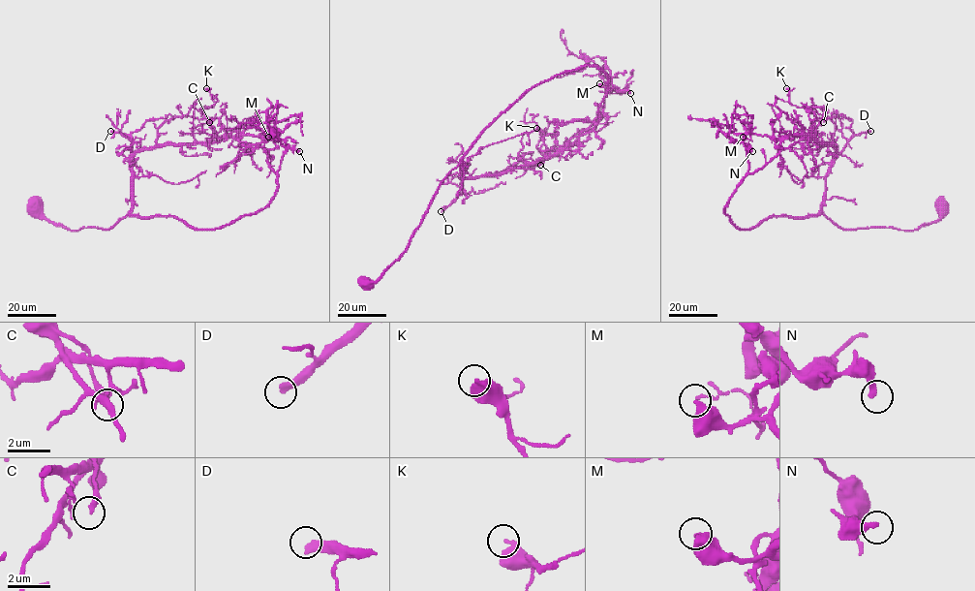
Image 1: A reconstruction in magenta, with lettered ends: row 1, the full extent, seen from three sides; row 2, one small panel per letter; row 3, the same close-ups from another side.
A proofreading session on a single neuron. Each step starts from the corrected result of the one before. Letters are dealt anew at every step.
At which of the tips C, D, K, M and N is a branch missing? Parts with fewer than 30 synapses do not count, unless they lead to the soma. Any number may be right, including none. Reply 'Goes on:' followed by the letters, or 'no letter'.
Goes on: D

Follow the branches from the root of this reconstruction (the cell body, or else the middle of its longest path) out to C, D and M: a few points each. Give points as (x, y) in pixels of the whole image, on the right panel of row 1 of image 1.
C: (941, 207), (937, 221), (913, 231), (838, 227), (822, 211), (836, 155), (815, 138), (823, 122)
D: (941, 207), (937, 221), (913, 231), (844, 230), (823, 213), (828, 169), (854, 135), (870, 131)
M: (941, 207), (937, 221), (913, 231), (842, 229), (822, 211), (833, 144), (805, 135), (743, 137)

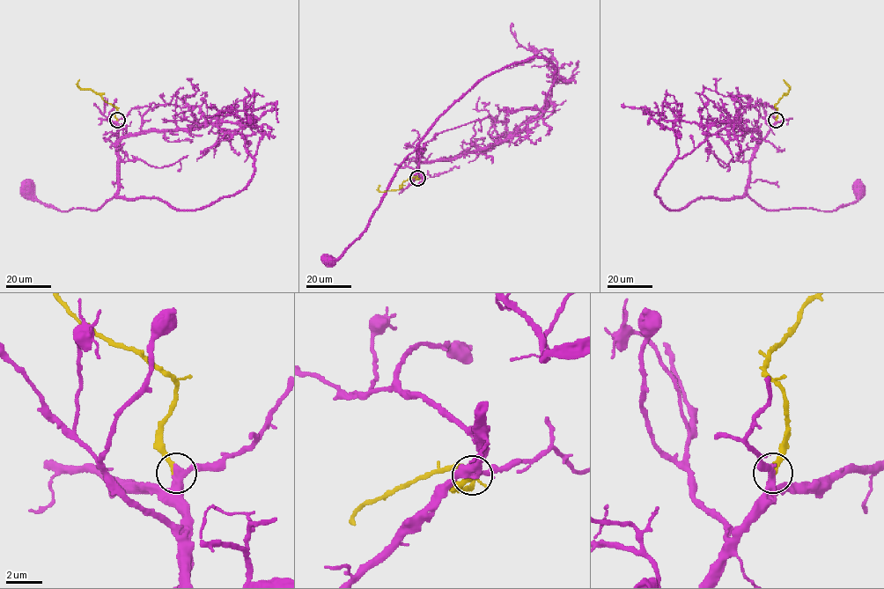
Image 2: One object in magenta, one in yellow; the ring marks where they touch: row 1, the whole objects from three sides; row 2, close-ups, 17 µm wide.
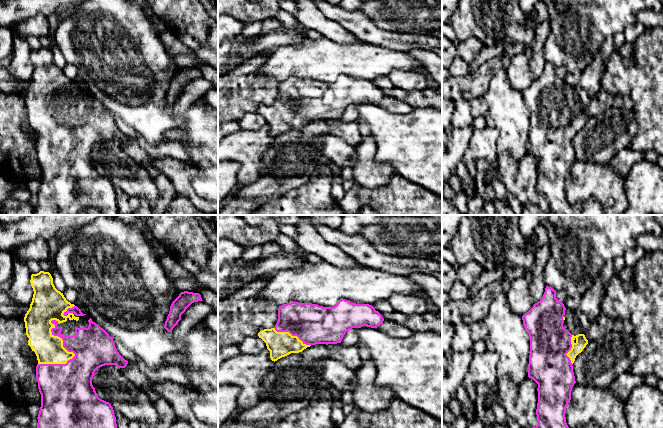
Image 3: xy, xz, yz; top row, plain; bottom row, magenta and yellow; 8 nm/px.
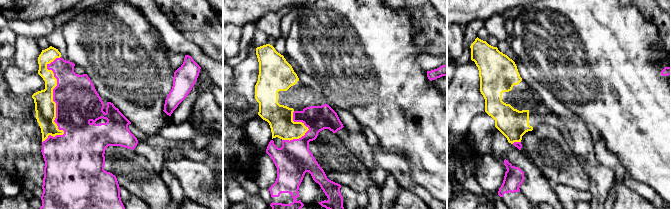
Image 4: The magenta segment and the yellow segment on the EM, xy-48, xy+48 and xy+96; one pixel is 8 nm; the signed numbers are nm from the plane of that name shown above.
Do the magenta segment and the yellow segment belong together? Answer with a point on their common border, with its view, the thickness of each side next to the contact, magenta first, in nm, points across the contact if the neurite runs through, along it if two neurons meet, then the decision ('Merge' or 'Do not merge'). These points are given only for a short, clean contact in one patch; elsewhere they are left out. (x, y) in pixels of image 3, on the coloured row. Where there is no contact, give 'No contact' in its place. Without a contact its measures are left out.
Touches magenta at xy (72, 351). Thickness 320 nm (magenta) against 220 nm. Merge

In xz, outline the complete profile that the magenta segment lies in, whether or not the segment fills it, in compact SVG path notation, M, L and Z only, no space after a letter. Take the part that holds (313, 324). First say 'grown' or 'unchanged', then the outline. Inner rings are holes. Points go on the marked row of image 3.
grown; M345 299L333 307L291 302L279 306L275 327L260 331L258 336L266 343L275 362L311 345L341 343L352 328L376 328L383 321L383 316L372 305Z

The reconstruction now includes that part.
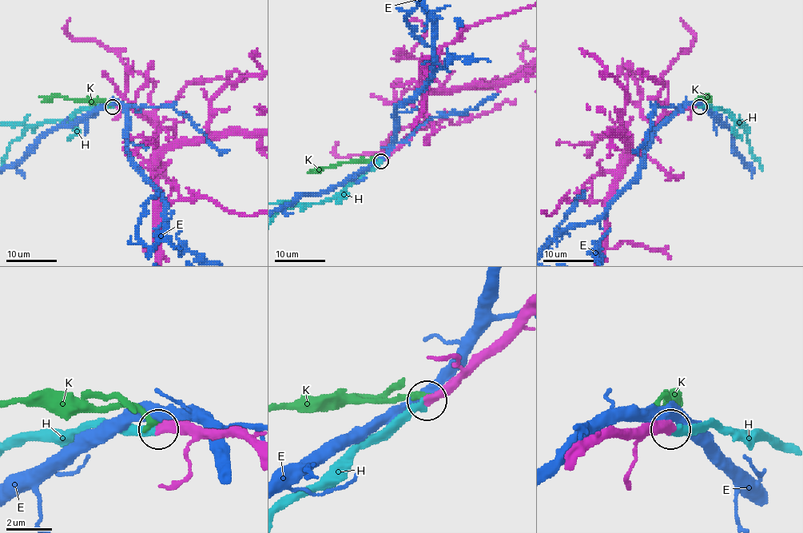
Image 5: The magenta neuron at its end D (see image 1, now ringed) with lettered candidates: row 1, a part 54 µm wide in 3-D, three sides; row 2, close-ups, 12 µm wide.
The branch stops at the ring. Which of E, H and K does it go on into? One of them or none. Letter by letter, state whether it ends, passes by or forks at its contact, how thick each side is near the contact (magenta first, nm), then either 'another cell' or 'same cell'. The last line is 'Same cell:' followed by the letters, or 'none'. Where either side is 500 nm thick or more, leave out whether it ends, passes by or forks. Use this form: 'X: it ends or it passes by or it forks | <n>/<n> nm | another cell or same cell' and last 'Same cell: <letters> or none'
E: 550/440 nm | another cell
H: it ends | 400/400 nm | same cell
K: it ends | 460/240 nm | another cell
Same cell: H

